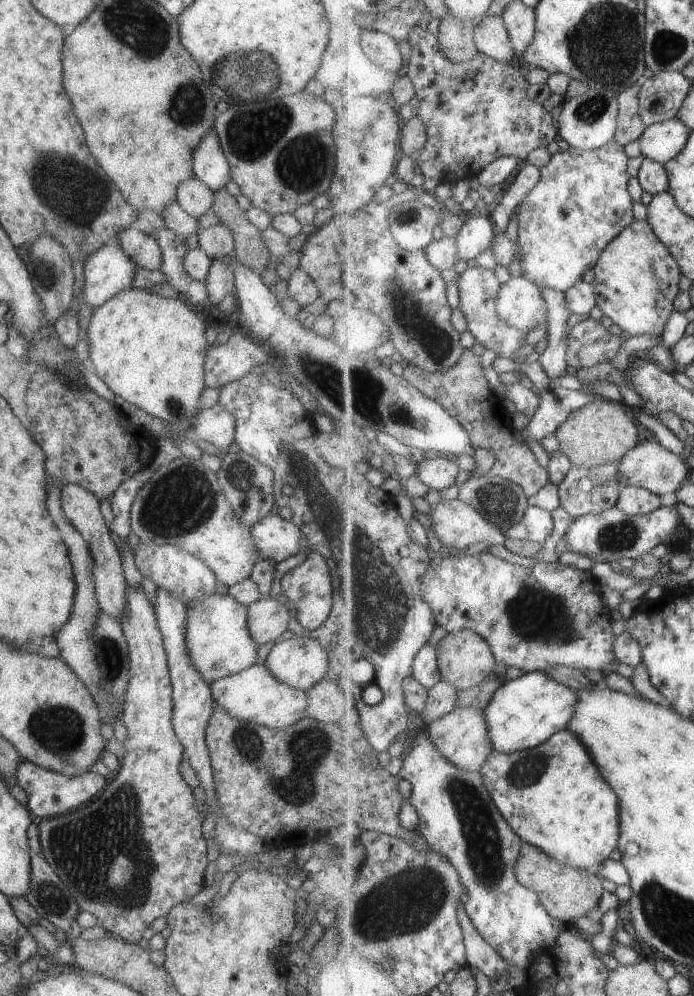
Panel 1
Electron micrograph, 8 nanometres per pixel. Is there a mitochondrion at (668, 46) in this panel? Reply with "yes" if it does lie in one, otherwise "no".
yes

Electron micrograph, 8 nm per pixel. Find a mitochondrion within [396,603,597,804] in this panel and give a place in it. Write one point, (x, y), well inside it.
(527, 770)

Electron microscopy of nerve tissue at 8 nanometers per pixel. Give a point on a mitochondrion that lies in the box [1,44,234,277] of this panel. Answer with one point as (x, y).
(82, 198)

